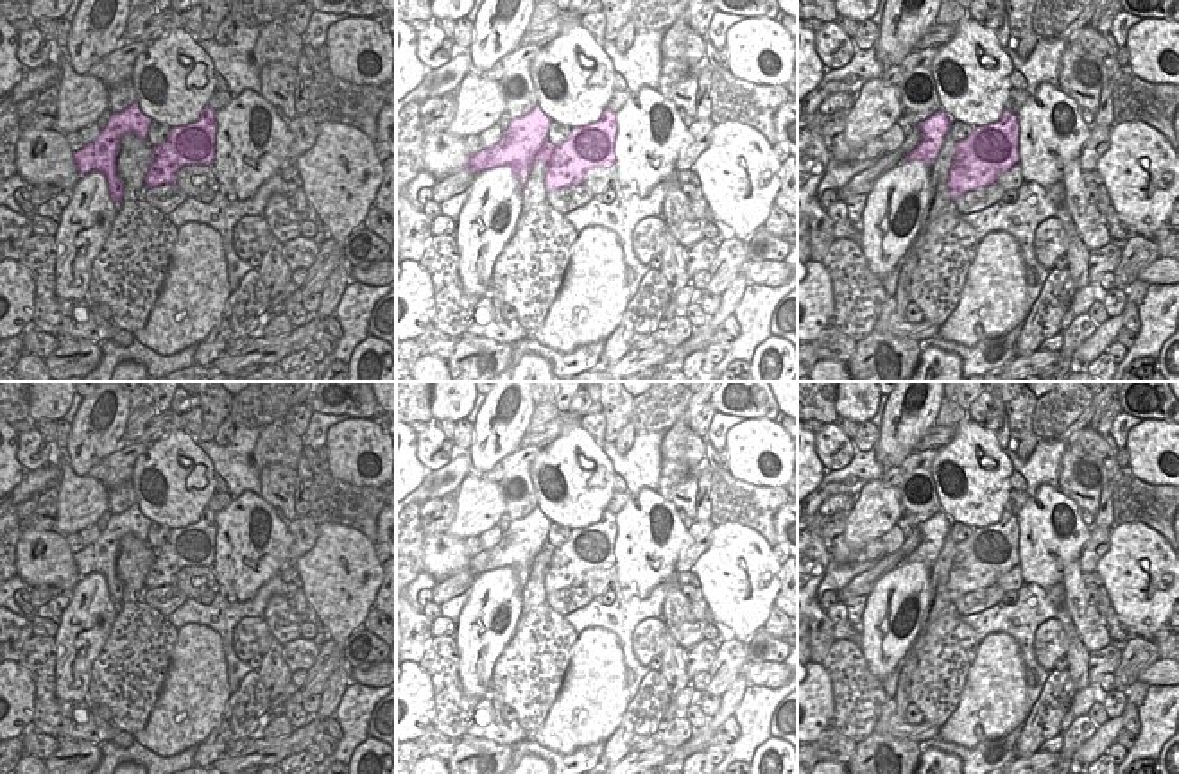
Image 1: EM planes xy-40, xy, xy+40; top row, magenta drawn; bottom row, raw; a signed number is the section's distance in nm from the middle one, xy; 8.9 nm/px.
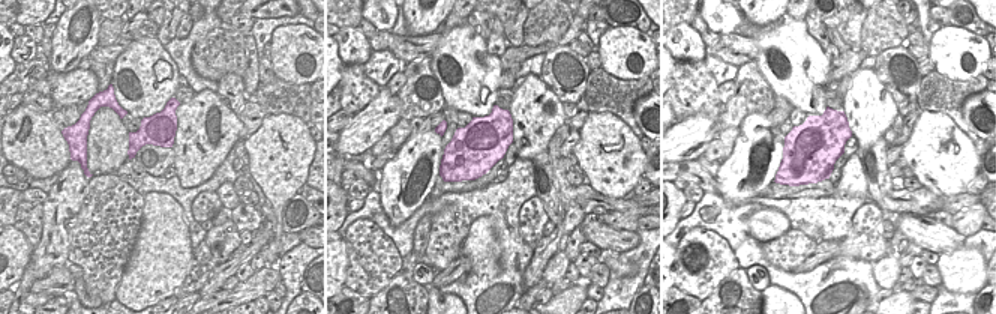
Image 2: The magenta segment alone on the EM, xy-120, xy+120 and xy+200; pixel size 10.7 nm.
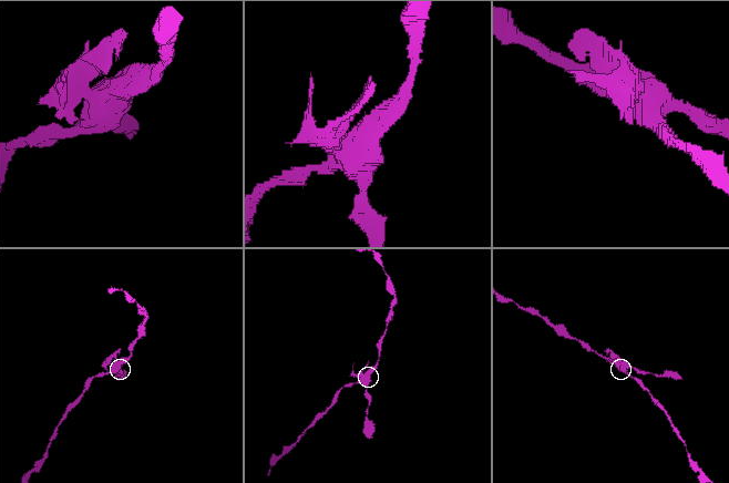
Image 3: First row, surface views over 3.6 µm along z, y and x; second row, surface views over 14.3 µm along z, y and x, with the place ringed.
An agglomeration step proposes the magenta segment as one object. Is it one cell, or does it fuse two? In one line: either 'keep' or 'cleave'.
keep

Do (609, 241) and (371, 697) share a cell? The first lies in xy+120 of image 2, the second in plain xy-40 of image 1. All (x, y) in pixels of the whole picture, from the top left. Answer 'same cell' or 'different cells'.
different cells

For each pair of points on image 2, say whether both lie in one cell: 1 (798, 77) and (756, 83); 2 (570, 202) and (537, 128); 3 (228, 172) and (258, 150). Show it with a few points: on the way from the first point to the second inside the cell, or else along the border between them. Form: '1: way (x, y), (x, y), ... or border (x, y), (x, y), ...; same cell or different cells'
1: border (755, 62), (776, 95); different cells
2: border (566, 120), (555, 131), (546, 149); different cells
3: border (249, 172), (254, 179); different cells

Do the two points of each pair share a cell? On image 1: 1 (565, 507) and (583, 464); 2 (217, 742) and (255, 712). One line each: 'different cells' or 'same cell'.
1: same cell
2: same cell

